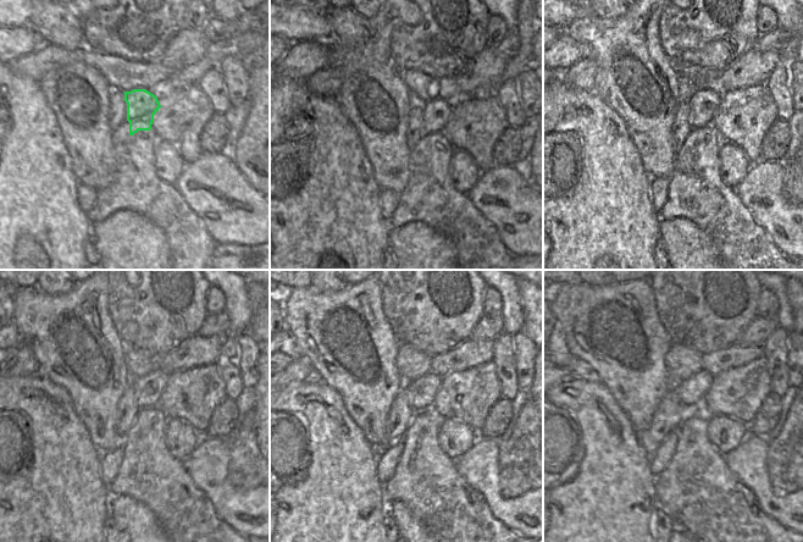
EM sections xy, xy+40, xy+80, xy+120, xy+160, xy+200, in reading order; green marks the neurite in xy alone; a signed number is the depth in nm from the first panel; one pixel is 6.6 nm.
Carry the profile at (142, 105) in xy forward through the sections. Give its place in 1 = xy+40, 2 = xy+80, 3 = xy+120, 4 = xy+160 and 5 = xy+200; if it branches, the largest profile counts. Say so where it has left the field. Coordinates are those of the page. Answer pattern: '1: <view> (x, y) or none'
1: xy+40 (436, 111)
2: xy+80 (704, 104)
3: xy+120 (148, 390)
4: xy+160 (420, 392)
5: xy+200 (690, 392)

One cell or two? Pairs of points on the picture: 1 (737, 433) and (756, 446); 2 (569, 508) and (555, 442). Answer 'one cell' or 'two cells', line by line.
1: two cells
2: two cells

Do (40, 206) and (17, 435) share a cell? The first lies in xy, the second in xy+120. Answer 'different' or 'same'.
different

